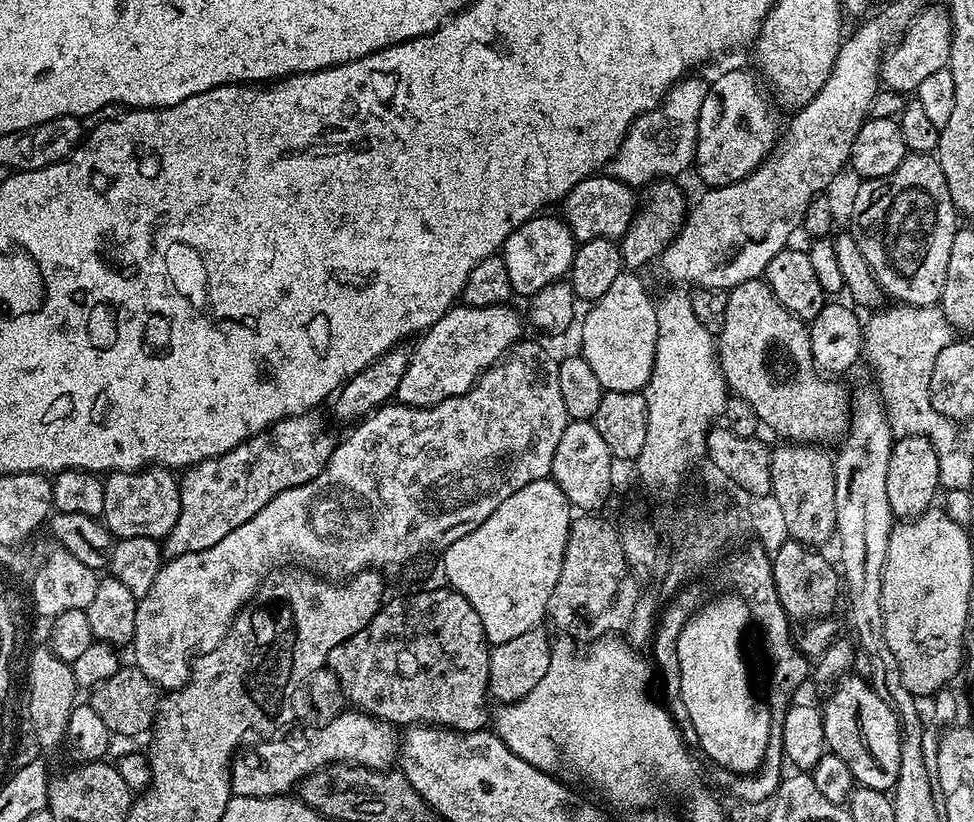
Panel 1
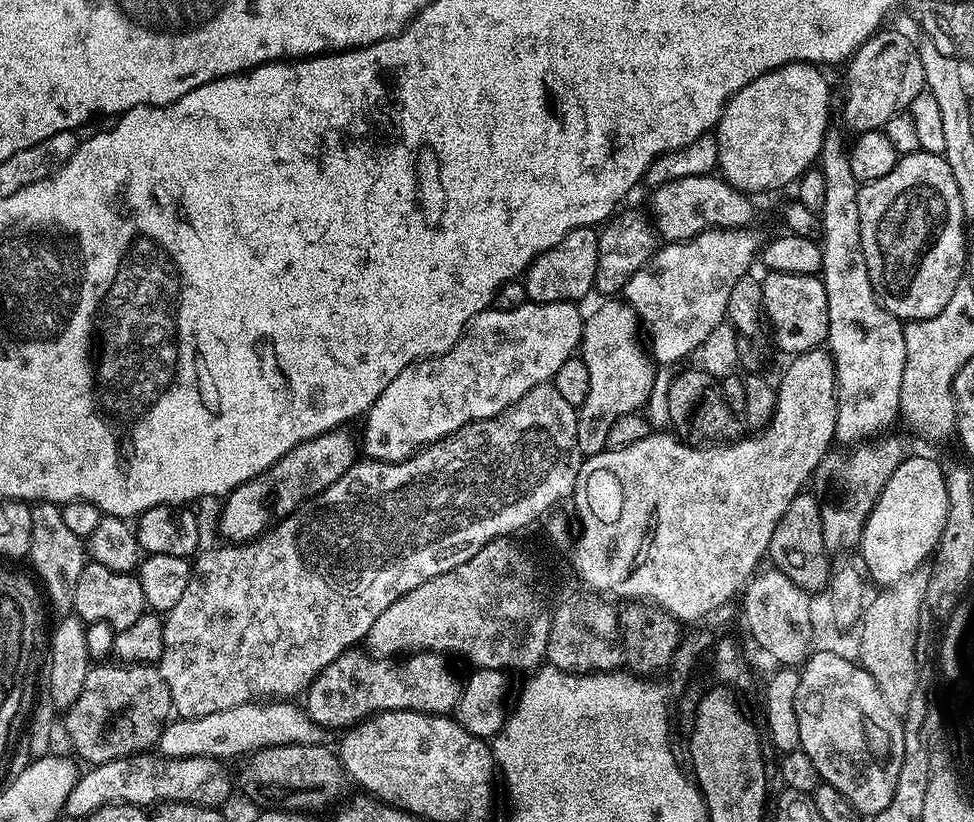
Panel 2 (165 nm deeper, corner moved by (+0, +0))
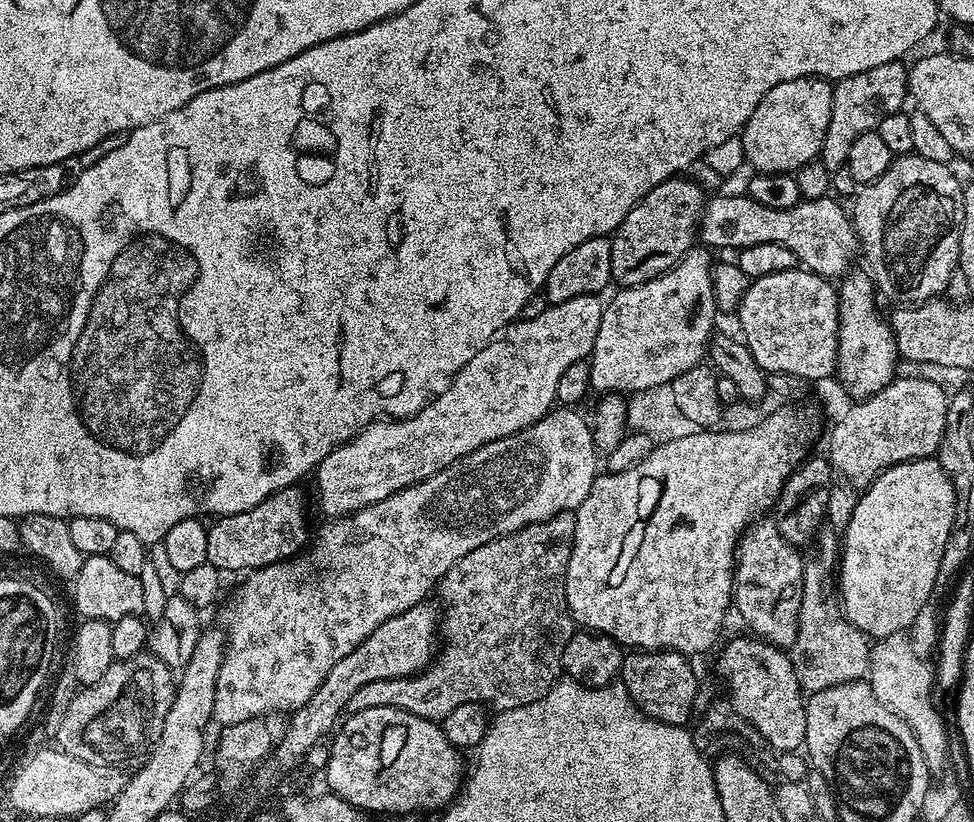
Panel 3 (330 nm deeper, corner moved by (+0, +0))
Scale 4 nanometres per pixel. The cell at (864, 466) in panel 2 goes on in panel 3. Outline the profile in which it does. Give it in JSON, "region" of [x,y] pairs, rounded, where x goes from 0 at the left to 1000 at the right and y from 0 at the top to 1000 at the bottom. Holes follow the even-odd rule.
{"region":[[[926,457],[901,474],[901,479],[878,488],[869,507],[853,517],[848,558],[868,585],[890,591],[910,571],[932,560],[960,556],[965,545],[971,523],[974,478],[969,478],[968,470],[957,462]]]}

